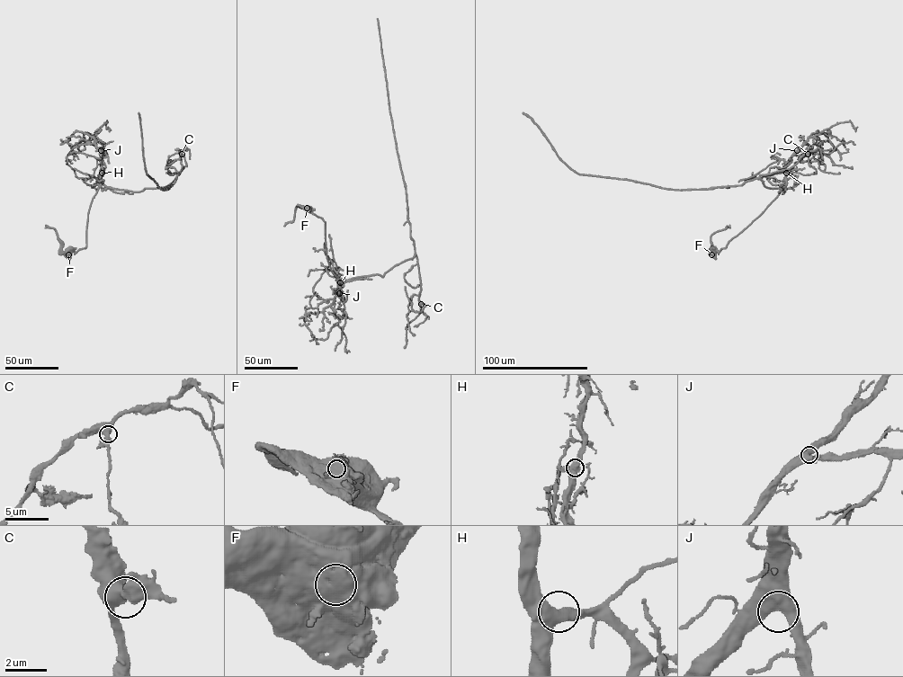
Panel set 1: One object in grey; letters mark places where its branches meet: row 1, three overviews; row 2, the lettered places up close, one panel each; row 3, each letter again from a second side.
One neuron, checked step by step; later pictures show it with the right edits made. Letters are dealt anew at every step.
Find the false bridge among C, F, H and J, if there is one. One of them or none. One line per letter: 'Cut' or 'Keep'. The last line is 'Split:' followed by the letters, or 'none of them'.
C: Keep
F: Cut
H: Keep
J: Keep
Split: F

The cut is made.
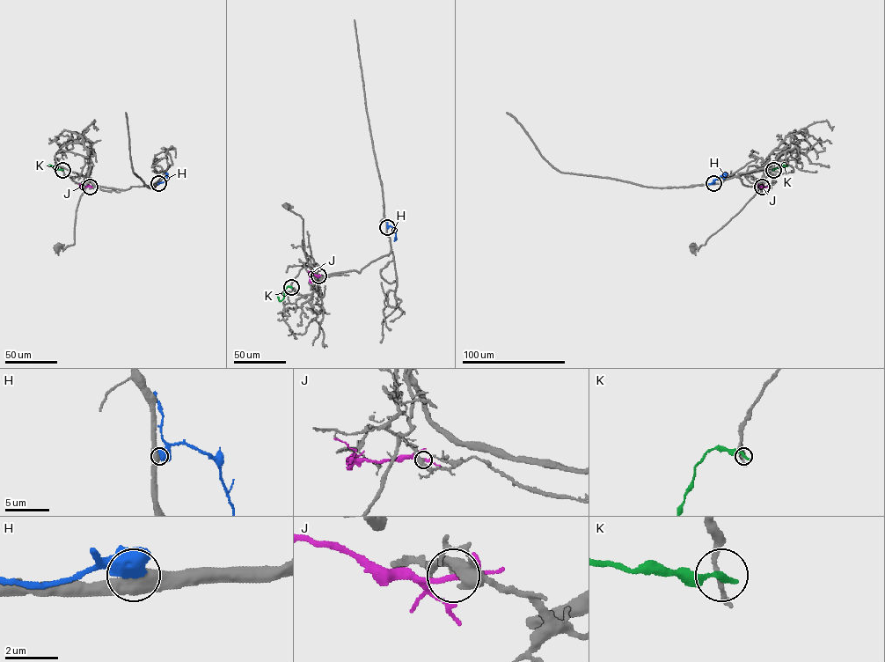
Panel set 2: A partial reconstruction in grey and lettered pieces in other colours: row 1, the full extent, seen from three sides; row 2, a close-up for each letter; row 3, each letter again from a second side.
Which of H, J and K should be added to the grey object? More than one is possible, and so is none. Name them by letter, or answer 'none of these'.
none of these

